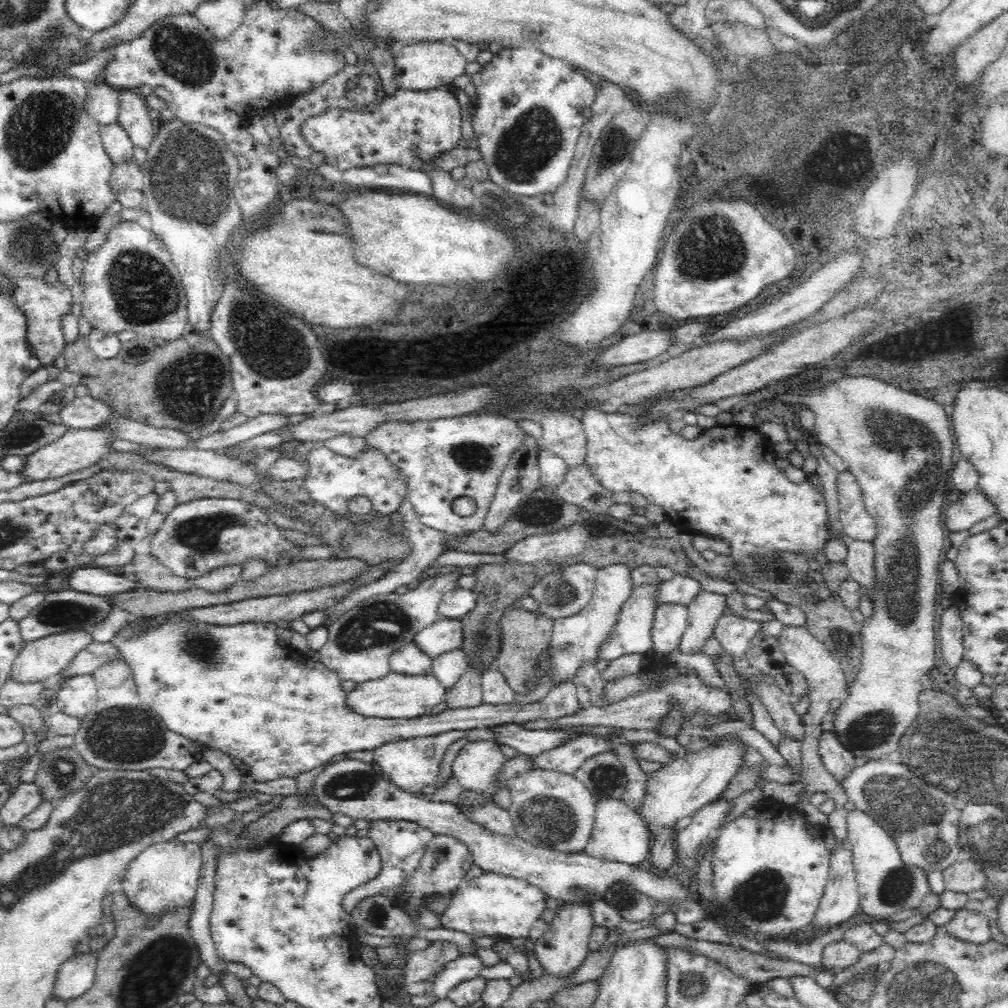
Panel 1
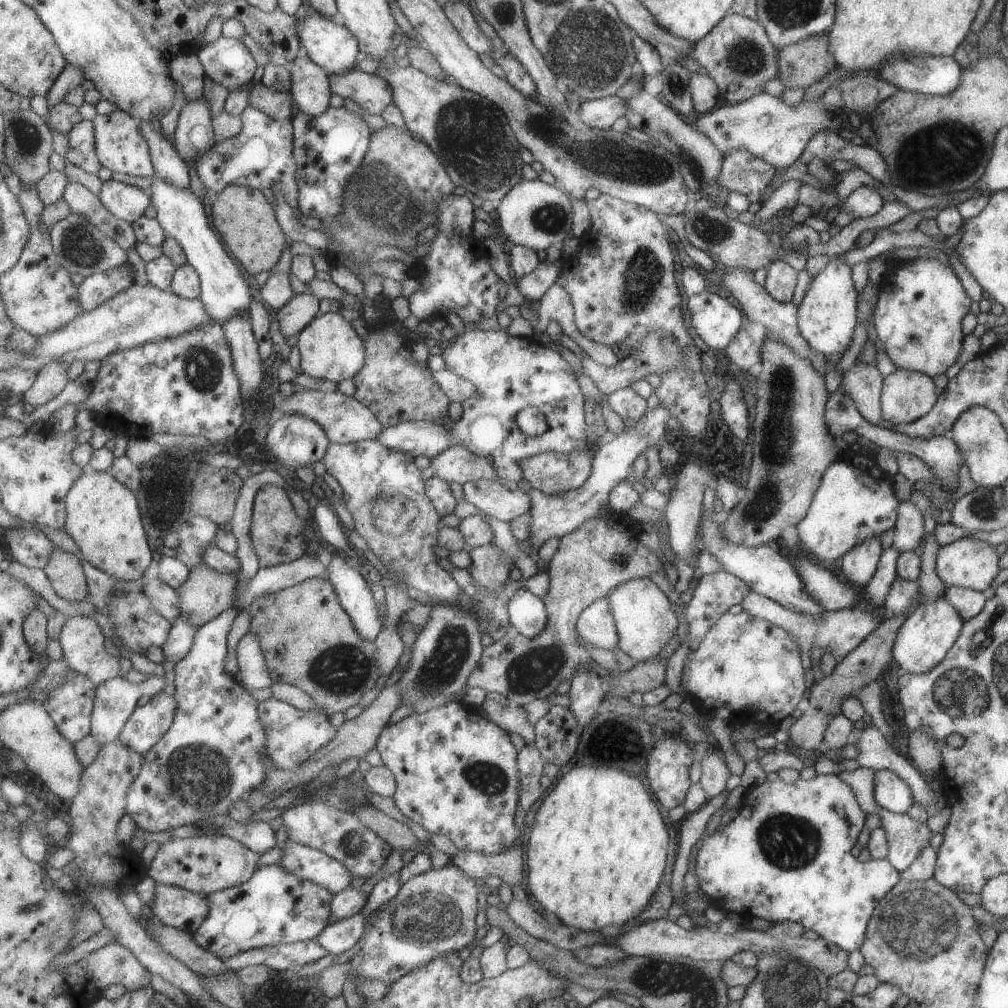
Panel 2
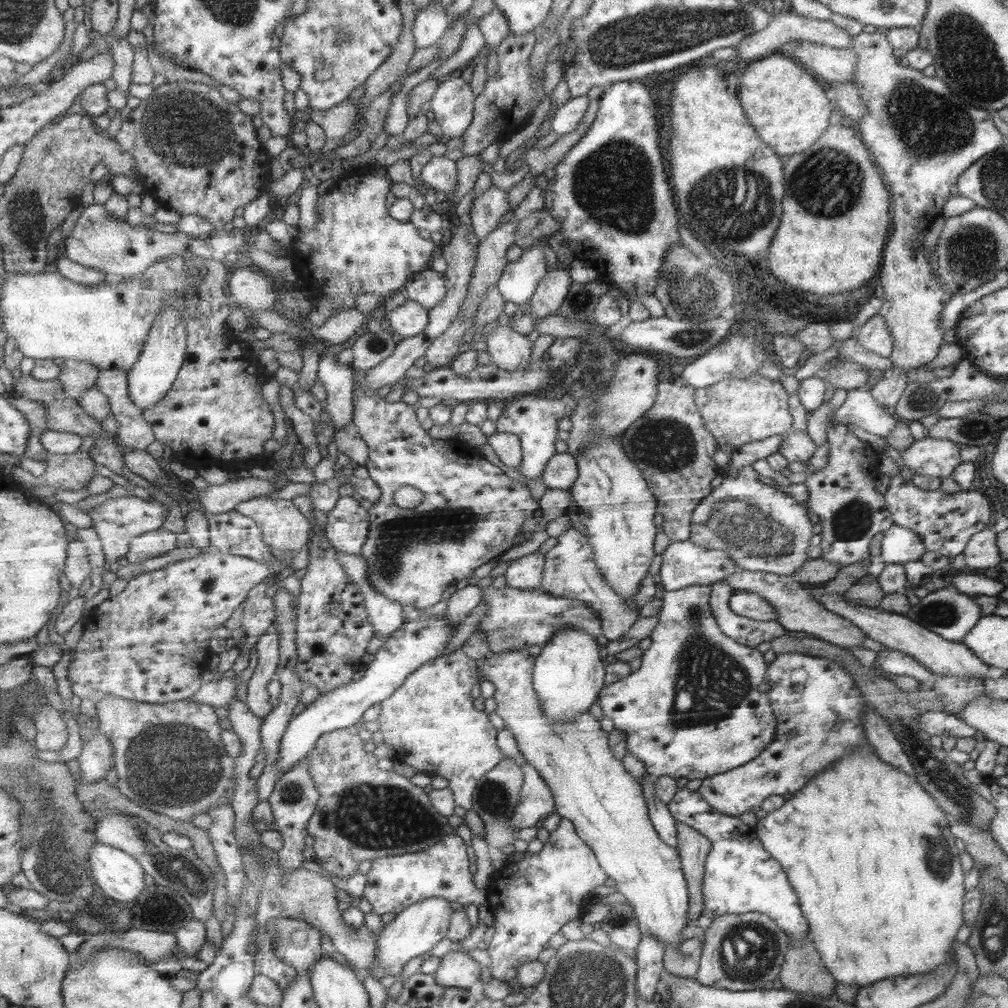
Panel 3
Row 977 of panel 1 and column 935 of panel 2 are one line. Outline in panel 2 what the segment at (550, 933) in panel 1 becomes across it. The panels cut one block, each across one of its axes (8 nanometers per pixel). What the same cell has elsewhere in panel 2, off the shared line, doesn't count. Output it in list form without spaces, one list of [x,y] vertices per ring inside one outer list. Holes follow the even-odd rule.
[[[964,537],[937,548],[935,570],[946,587],[955,586],[983,592],[991,586],[1000,570],[999,555],[991,544],[979,539]]]

